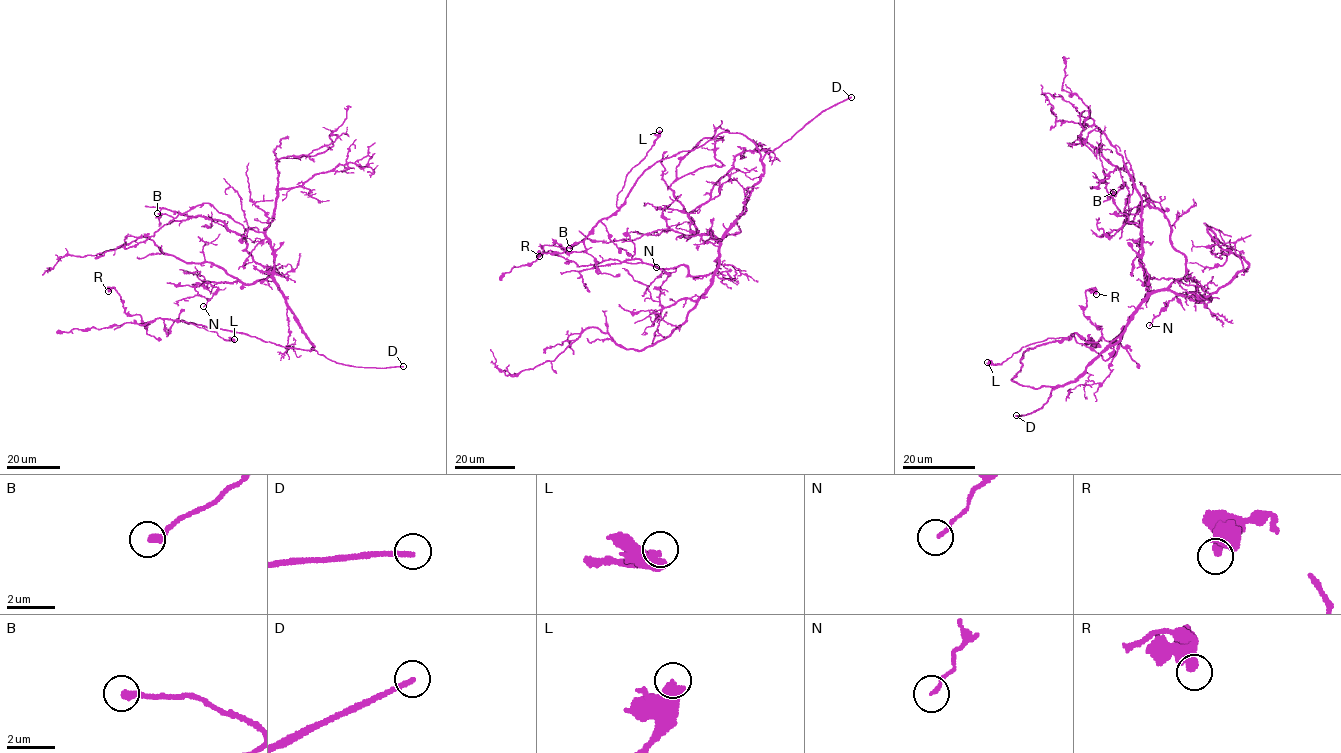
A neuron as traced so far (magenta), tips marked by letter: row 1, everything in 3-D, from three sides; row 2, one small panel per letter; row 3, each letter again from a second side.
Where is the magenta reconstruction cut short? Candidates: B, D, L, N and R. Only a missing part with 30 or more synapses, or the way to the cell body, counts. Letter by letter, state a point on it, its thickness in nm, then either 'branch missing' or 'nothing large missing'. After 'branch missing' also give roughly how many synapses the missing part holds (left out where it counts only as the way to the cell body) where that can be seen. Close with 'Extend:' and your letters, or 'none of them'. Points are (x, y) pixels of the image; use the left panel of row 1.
B: place (157, 213); calibre 320 nm; nothing large missing
D: place (403, 366); calibre 240 nm; branch missing
L: place (234, 339); calibre 480 nm; nothing large missing
N: place (203, 306); calibre 140 nm; nothing large missing
R: place (108, 291); calibre 420 nm; nothing large missing
Extend: D

